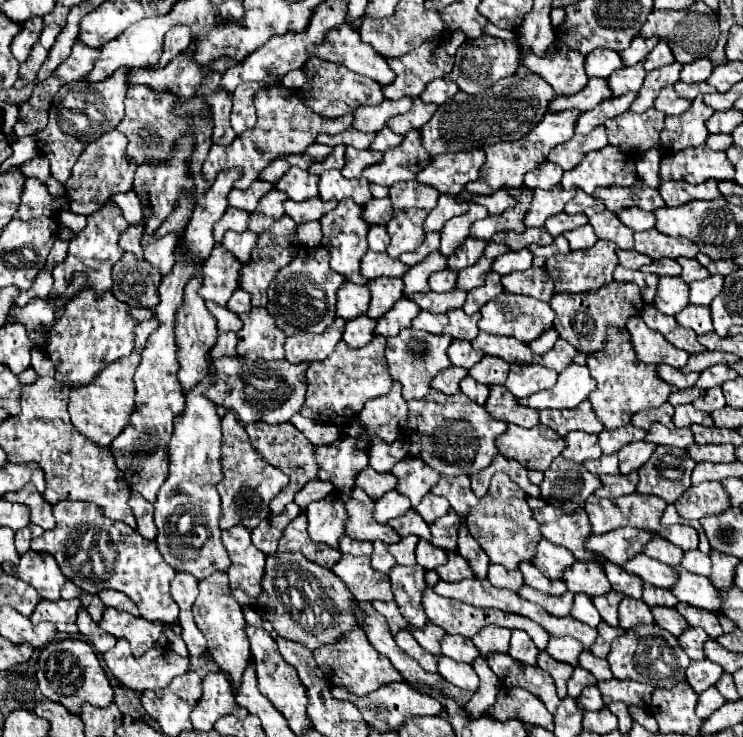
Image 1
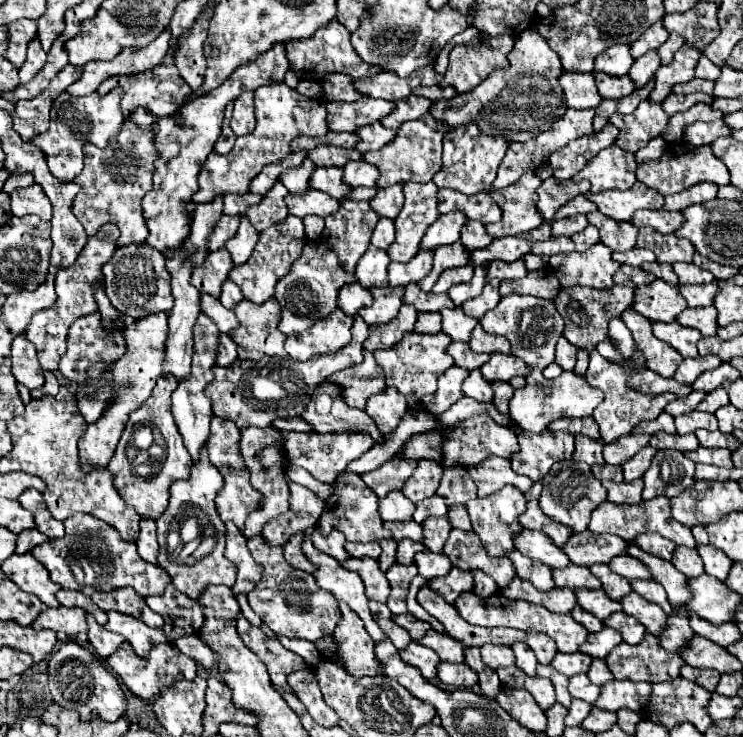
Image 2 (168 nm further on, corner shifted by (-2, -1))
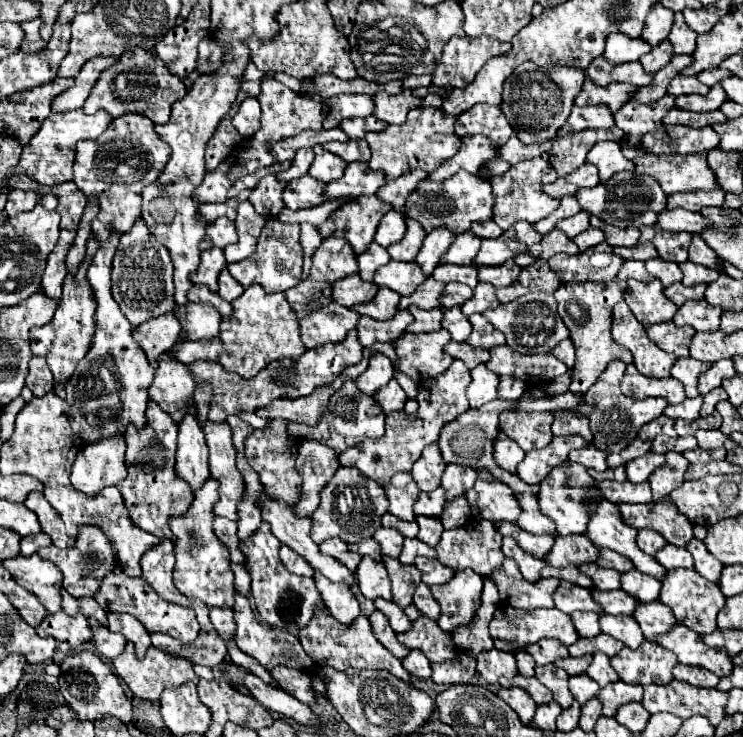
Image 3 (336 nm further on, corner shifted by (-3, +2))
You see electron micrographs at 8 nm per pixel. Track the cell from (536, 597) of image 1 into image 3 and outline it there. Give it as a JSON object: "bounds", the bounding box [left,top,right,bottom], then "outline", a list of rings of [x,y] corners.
{"bounds":[490,560,560,610],"outline":[[[506,560],[490,578],[496,582],[500,602],[522,610],[552,608],[554,592],[560,586],[558,578],[540,578],[538,582],[526,582],[514,560]]]}

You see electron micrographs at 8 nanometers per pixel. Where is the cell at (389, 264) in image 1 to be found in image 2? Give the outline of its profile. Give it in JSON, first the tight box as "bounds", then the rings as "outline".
{"bounds":[357,245,389,289],"outline":[[[369,245],[367,253],[359,259],[357,263],[357,279],[363,287],[371,289],[371,287],[387,287],[387,265],[389,265],[389,255],[383,249],[377,249],[373,245]]]}

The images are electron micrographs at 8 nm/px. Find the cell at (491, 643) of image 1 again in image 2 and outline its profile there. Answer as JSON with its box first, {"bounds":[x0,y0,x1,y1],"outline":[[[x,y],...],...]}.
{"bounds":[481,645,515,669],"outline":[[[483,645],[481,657],[483,657],[483,663],[491,669],[515,665],[513,651],[511,651],[511,647],[505,647],[505,645]]]}

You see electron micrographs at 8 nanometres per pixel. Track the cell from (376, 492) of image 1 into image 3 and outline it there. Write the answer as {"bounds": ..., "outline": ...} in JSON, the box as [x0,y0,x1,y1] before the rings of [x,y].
{"bounds":[338,360,470,486],"outline":[[[454,360],[452,366],[440,374],[438,378],[430,378],[430,382],[422,384],[418,390],[418,414],[414,418],[410,418],[404,412],[394,412],[386,416],[386,434],[382,438],[378,438],[378,442],[364,442],[364,446],[354,446],[346,452],[342,452],[338,456],[342,466],[354,466],[358,470],[362,470],[362,474],[374,482],[378,482],[380,486],[388,486],[390,478],[398,472],[410,472],[414,462],[420,458],[422,450],[438,440],[438,430],[458,418],[458,414],[466,412],[468,406],[468,398],[466,398],[466,388],[470,384],[470,370],[460,362]]]}

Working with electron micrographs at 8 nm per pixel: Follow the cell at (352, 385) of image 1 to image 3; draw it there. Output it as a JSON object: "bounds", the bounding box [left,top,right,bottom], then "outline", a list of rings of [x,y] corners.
{"bounds":[354,352,394,394],"outline":[[[372,352],[366,372],[362,372],[354,382],[364,394],[374,394],[378,388],[386,386],[386,382],[392,376],[394,376],[394,368],[392,368],[390,358],[386,358],[384,354]]]}

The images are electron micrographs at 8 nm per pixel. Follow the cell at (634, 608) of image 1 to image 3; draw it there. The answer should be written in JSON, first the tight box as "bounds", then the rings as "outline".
{"bounds":[600,614,644,648],"outline":[[[602,614],[600,616],[600,628],[602,628],[602,632],[622,640],[624,646],[628,646],[628,648],[638,648],[644,640],[642,630],[640,630],[638,622],[632,616]]]}

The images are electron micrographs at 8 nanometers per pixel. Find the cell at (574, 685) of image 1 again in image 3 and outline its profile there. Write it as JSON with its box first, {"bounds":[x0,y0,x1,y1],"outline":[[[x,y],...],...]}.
{"bounds":[570,674,600,704],"outline":[[[578,674],[570,678],[570,692],[580,704],[586,704],[590,698],[594,698],[598,690],[600,686],[588,674]]]}

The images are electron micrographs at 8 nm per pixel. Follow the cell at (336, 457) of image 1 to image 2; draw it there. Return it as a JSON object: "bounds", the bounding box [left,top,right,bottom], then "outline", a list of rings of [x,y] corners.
{"bounds":[283,431,373,483],"outline":[[[289,431],[289,433],[283,433],[283,441],[285,441],[285,451],[289,455],[289,461],[293,465],[299,465],[303,469],[307,469],[313,477],[317,477],[319,481],[325,481],[325,483],[333,483],[337,473],[343,471],[347,467],[349,461],[361,457],[365,451],[369,451],[373,447],[373,439],[367,435],[367,433],[295,433],[295,431]]]}

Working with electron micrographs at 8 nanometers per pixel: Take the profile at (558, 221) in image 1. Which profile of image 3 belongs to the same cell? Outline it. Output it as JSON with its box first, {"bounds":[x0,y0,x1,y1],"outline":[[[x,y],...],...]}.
{"bounds":[556,210,590,238],"outline":[[[582,210],[582,212],[578,212],[576,216],[570,216],[570,218],[560,220],[560,222],[556,224],[556,228],[558,228],[558,230],[562,230],[568,238],[574,238],[574,236],[578,236],[582,230],[590,228],[588,218],[590,218],[590,214],[586,214],[586,212]]]}

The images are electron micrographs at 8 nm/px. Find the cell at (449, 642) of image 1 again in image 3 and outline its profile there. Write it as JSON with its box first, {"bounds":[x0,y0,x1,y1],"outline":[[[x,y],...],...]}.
{"bounds":[398,616,456,662],"outline":[[[420,616],[410,632],[398,634],[398,640],[408,648],[418,648],[430,662],[444,662],[456,656],[454,642],[448,632],[436,630],[436,620]]]}

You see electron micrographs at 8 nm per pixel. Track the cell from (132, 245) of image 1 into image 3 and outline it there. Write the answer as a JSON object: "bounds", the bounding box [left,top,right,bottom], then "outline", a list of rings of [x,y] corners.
{"bounds":[74,114,170,240],"outline":[[[122,114],[110,122],[106,132],[96,140],[82,140],[76,146],[74,182],[88,200],[98,202],[98,216],[92,222],[92,234],[98,240],[110,238],[110,234],[126,234],[136,220],[142,218],[140,190],[144,184],[152,184],[166,162],[170,160],[170,146],[154,130],[154,122],[144,114]]]}

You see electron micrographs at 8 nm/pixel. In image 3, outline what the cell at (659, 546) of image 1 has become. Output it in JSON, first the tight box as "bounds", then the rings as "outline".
{"bounds":[638,530,668,556],"outline":[[[638,530],[638,548],[650,556],[654,556],[658,550],[662,550],[668,542],[654,530]]]}

